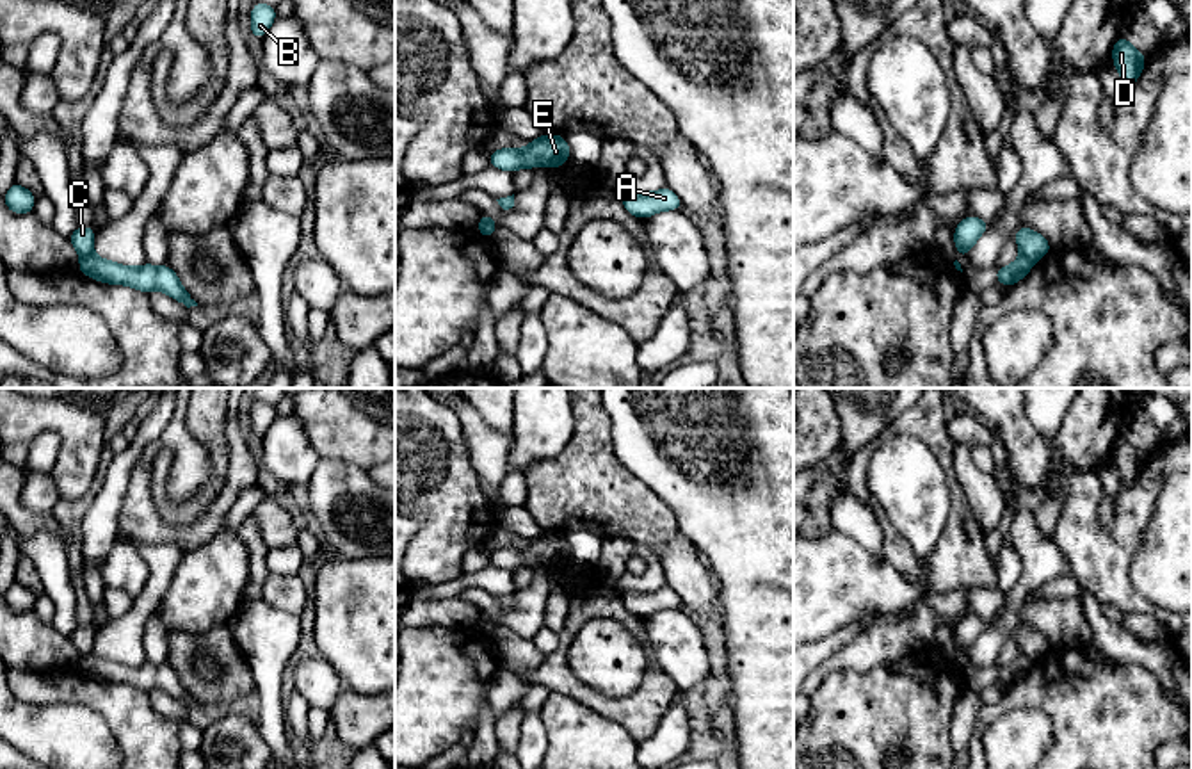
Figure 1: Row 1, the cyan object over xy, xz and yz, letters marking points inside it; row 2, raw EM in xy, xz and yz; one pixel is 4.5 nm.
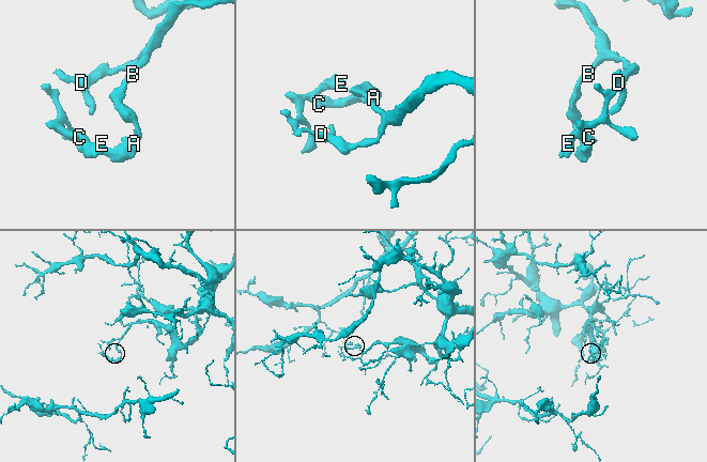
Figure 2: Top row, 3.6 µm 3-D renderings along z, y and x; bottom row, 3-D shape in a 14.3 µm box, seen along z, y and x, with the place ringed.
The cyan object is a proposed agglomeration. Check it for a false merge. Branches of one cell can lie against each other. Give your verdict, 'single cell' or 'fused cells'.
fused cells

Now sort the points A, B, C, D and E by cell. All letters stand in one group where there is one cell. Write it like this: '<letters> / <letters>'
A B D / C E

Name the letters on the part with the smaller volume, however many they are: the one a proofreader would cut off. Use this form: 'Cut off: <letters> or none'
Cut off: C, E

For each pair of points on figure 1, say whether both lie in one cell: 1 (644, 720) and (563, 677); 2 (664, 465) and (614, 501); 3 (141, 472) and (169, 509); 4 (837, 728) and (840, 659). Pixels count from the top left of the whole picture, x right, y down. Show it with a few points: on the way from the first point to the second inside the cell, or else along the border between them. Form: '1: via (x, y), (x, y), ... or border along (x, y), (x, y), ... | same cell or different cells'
1: via (625, 711), (602, 705), (582, 695) | same cell
2: border along (614, 449), (614, 454), (671, 509) | different cells
3: border along (166, 445), (153, 460), (150, 495), (169, 522) | different cells
4: border along (881, 663), (867, 670), (835, 670), (812, 695) | different cells

